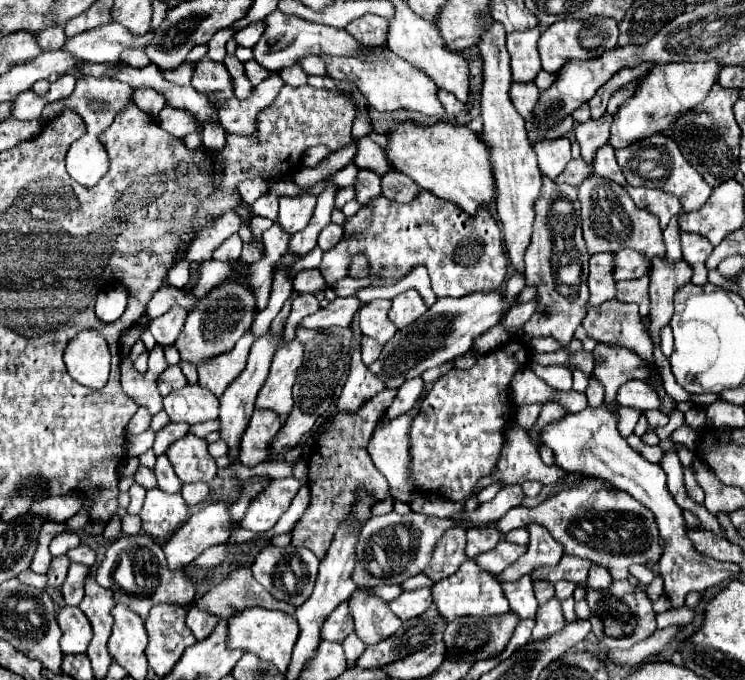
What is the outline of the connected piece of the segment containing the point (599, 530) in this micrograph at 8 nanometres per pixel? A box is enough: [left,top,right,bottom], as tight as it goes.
[479,480,661,580]

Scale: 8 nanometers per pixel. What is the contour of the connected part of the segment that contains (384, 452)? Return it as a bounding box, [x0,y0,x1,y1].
[369,388,427,502]

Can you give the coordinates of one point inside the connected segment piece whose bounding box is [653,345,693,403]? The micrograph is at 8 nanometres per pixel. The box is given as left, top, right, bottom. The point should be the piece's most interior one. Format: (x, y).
(670, 385)

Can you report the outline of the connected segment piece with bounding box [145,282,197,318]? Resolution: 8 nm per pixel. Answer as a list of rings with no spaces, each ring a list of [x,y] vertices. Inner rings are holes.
[[[167,282],[161,284],[161,290],[157,290],[157,294],[153,294],[153,298],[149,300],[149,306],[145,310],[145,314],[149,318],[161,316],[165,314],[173,304],[181,304],[185,310],[189,310],[193,304],[197,302],[197,298],[187,298],[185,294],[181,294],[181,290],[169,286]]]

